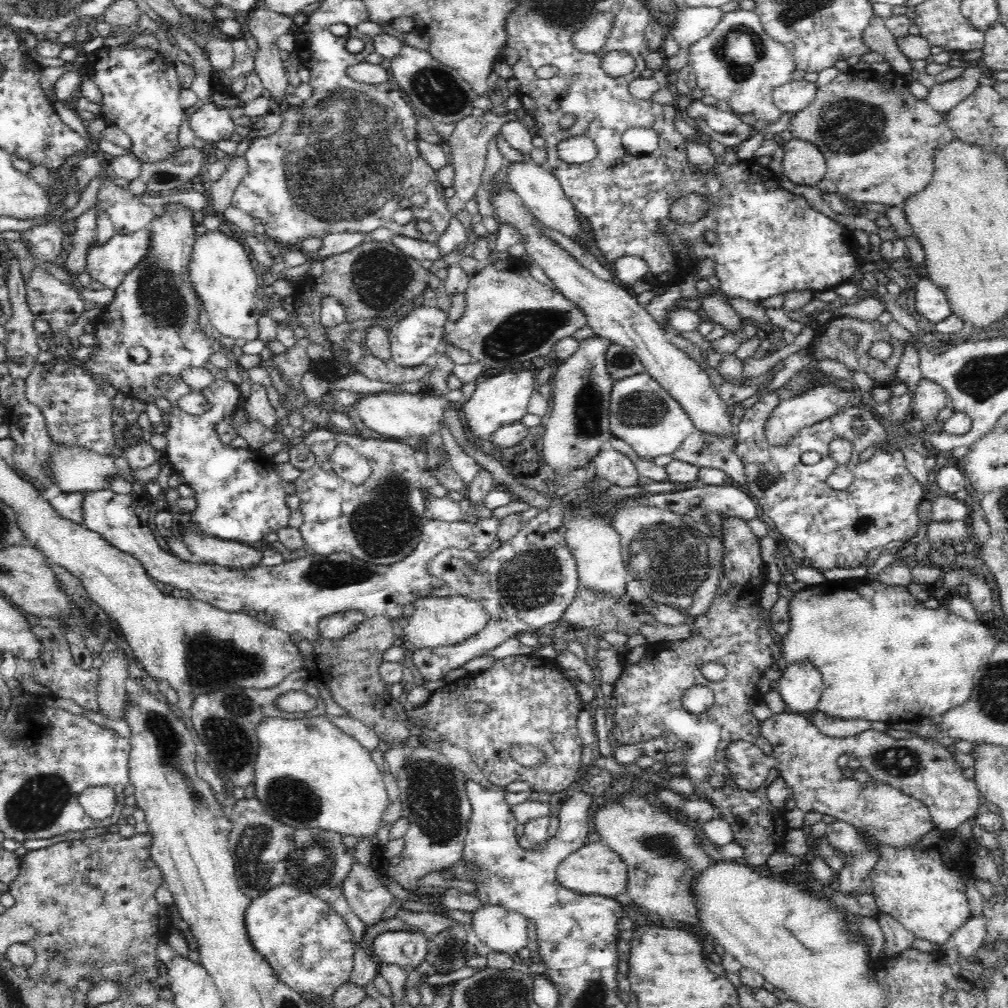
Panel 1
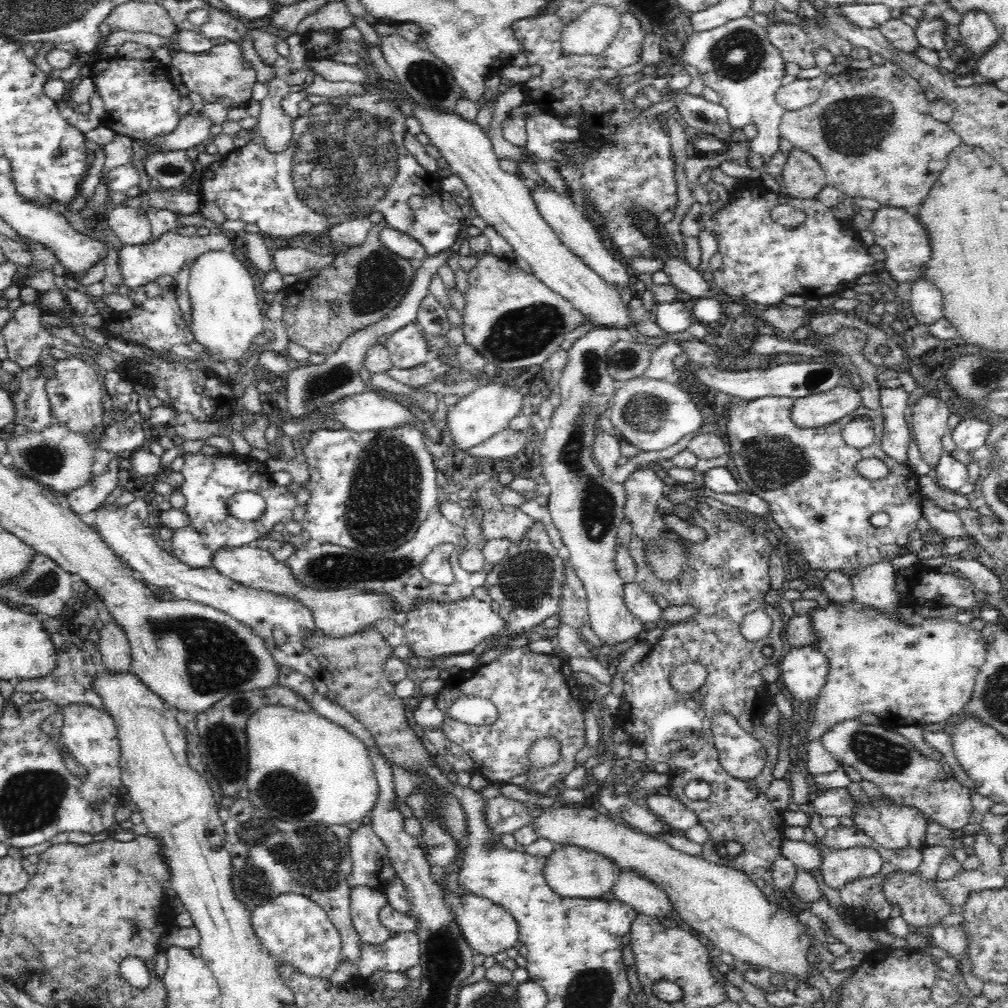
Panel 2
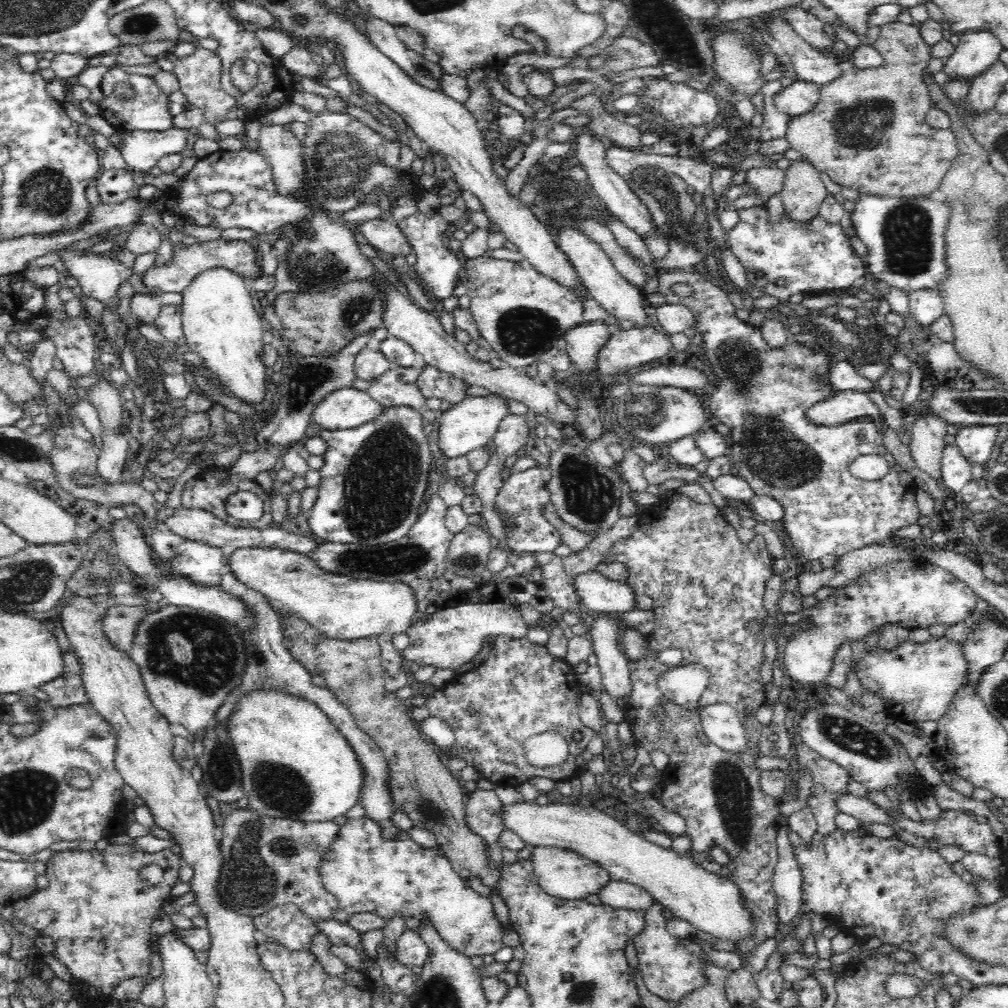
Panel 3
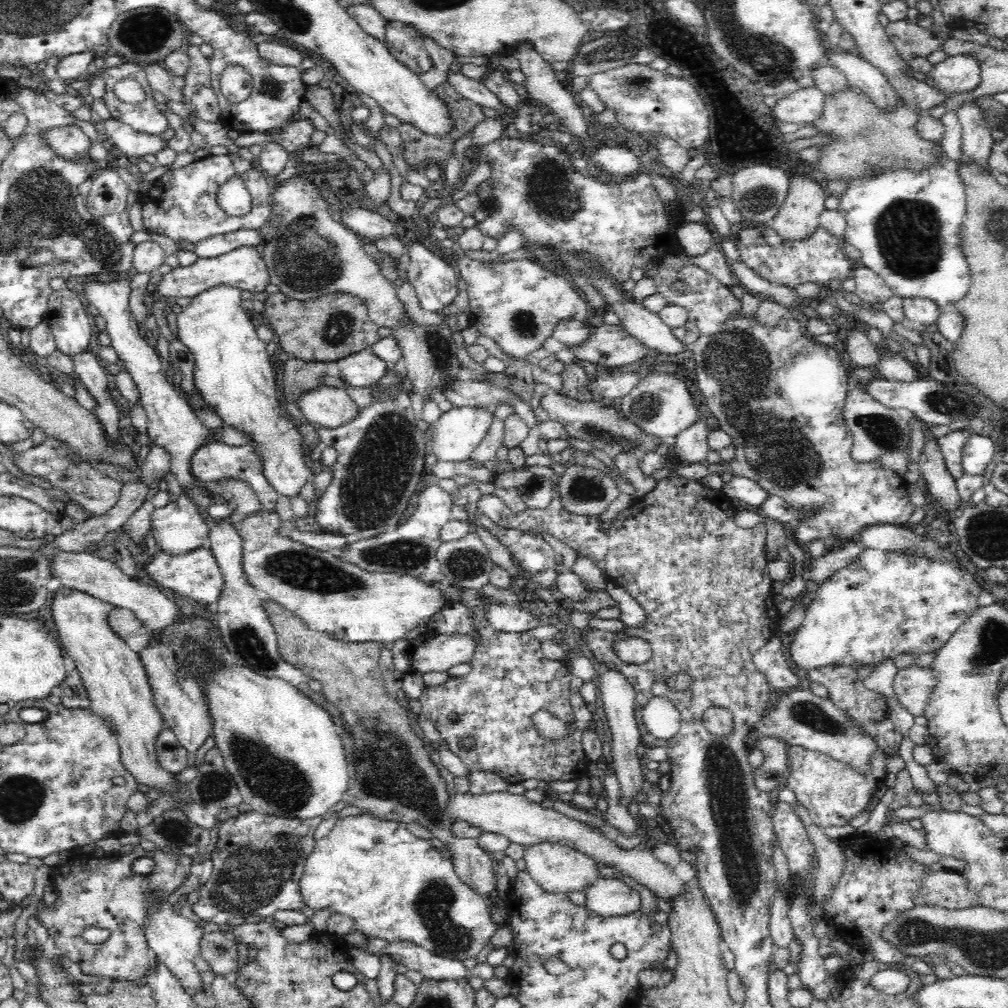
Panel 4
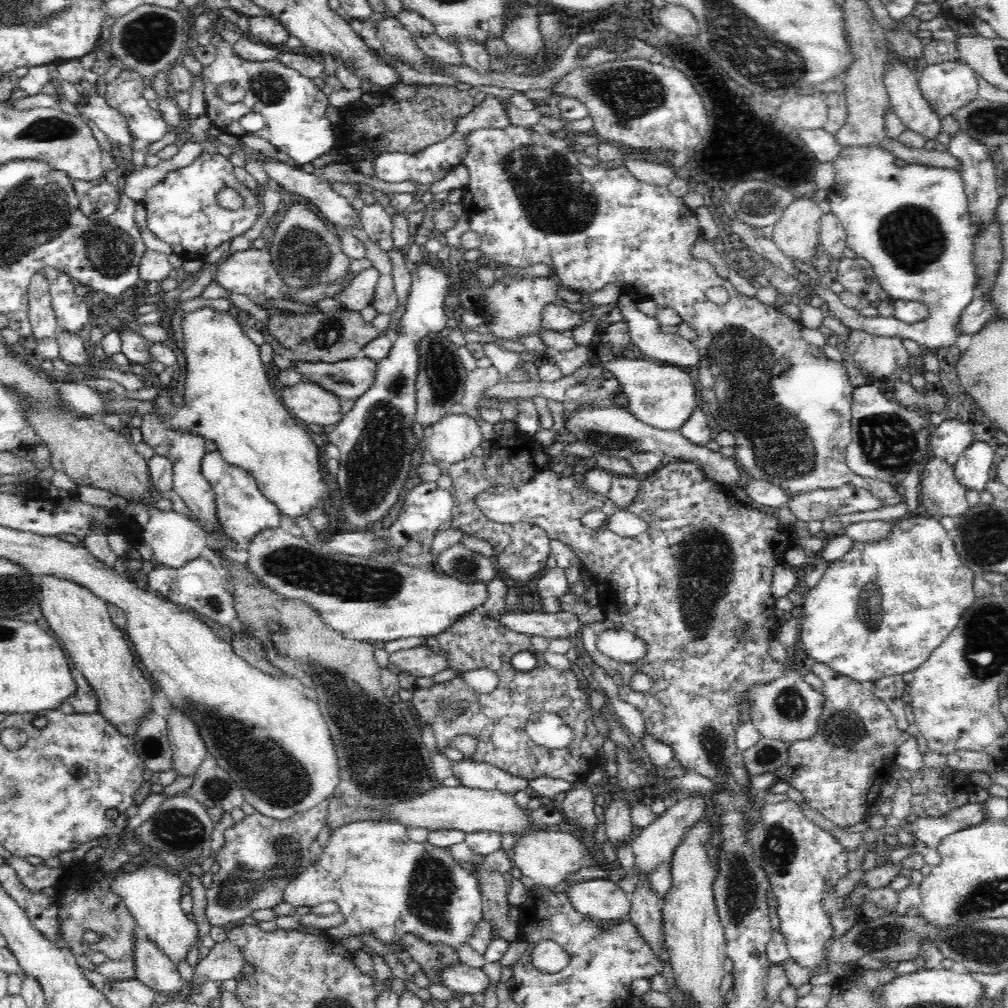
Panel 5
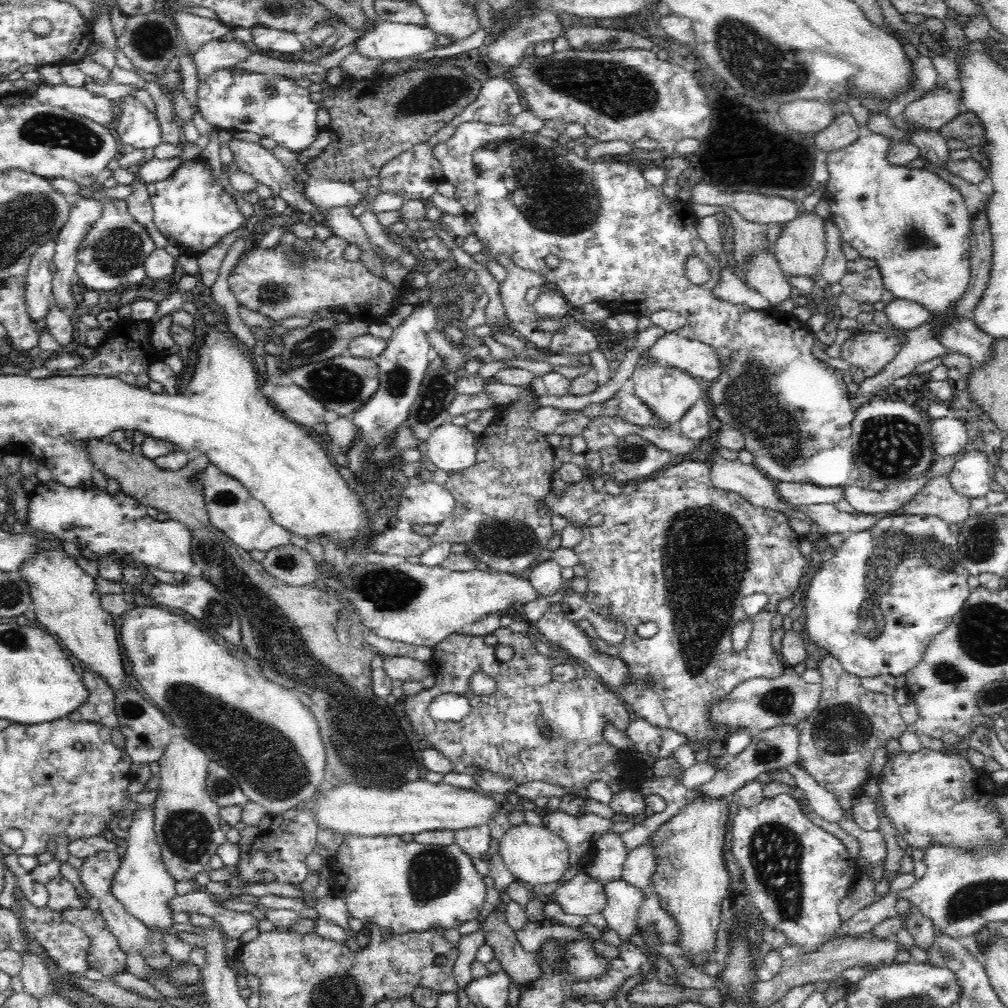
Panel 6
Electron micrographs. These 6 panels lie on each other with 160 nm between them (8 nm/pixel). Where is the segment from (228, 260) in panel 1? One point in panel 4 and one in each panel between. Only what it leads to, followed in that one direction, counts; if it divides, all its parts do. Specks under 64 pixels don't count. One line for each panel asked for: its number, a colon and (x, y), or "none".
2: (226, 315)
3: (218, 318)
4: (234, 374)

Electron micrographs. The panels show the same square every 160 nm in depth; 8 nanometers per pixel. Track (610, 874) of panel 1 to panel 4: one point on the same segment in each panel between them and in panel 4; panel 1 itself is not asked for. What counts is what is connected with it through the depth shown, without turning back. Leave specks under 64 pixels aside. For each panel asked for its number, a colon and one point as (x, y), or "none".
2: (572, 872)
3: (562, 873)
4: (558, 868)

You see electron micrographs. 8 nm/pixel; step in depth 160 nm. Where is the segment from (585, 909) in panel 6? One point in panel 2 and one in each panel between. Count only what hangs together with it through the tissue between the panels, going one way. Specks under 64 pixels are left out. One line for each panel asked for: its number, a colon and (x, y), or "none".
2: (643, 896)
3: (619, 895)
4: (607, 898)
5: (600, 899)

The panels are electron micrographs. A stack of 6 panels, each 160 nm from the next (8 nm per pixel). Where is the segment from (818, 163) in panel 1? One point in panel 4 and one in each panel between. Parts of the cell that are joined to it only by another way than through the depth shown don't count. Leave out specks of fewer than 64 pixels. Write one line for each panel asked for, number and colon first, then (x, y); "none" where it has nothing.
2: (803, 177)
3: (803, 193)
4: (798, 218)

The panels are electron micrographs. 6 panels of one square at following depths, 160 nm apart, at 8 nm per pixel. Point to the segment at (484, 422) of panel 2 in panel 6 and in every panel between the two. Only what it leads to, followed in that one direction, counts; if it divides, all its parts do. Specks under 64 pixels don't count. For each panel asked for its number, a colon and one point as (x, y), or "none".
3: (472, 423)
4: (457, 432)
5: (455, 436)
6: (452, 448)

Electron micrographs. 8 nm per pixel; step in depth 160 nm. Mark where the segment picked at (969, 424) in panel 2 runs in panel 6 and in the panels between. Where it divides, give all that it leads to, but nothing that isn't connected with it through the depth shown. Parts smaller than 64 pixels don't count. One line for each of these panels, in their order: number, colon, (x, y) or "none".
3: (976, 442)
4: (979, 450)
5: (972, 468)
6: (970, 477)

